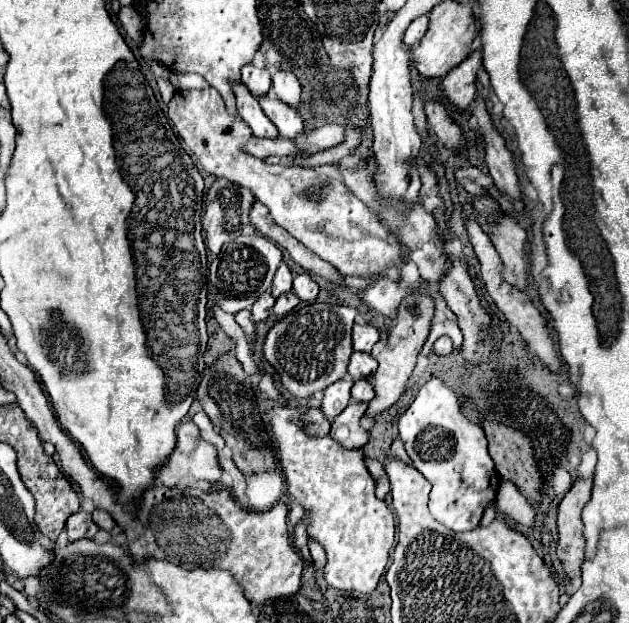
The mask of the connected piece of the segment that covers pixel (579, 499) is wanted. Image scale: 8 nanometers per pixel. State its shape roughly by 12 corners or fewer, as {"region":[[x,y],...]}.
{"region":[[592,476],[578,478],[558,506],[558,558],[580,574],[586,538],[582,510]]}

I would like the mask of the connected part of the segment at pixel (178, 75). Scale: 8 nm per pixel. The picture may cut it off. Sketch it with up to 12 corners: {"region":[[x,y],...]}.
{"region":[[170,70],[170,82],[180,88],[204,88],[206,78],[194,72]]}

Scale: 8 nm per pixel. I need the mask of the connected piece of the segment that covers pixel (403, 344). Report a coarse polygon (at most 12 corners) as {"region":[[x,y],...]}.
{"region":[[414,290],[370,378],[366,414],[392,408],[428,338],[434,300]]}

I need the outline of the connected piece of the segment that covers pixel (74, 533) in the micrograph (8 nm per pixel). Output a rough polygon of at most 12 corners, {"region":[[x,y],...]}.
{"region":[[84,510],[66,522],[70,542],[94,538],[100,528]]}

